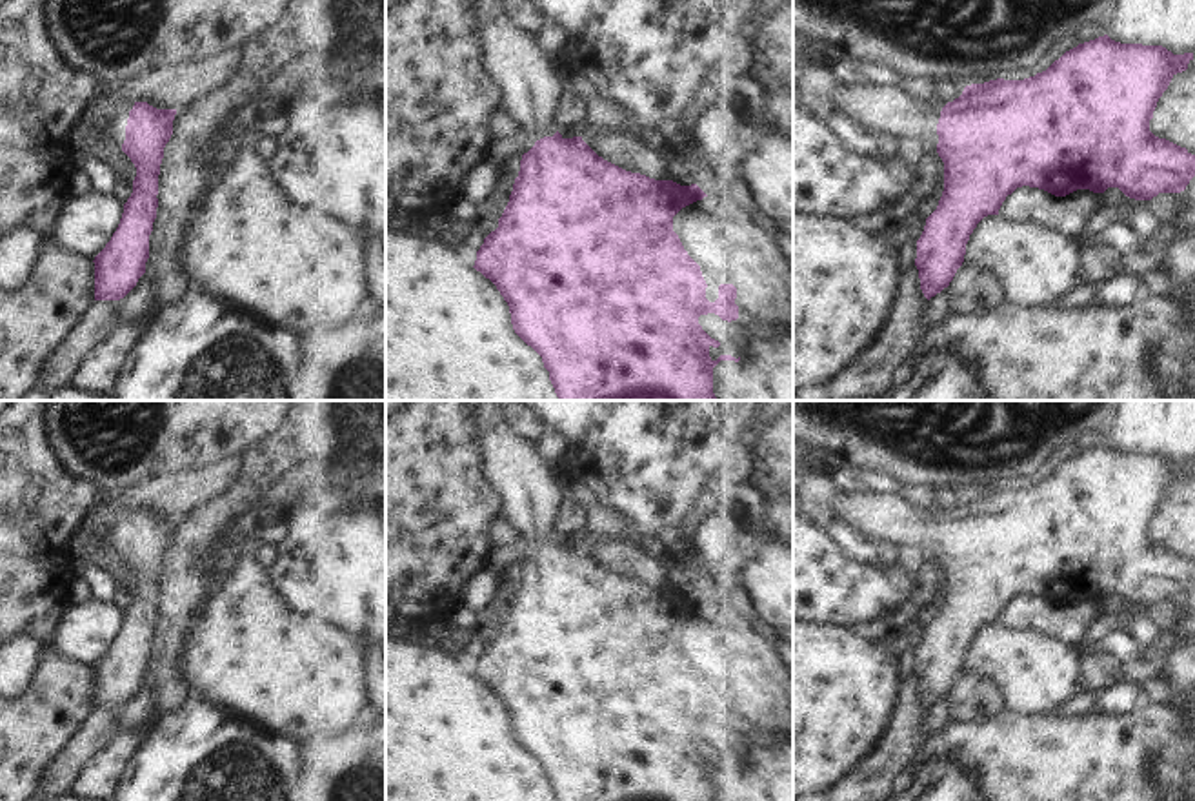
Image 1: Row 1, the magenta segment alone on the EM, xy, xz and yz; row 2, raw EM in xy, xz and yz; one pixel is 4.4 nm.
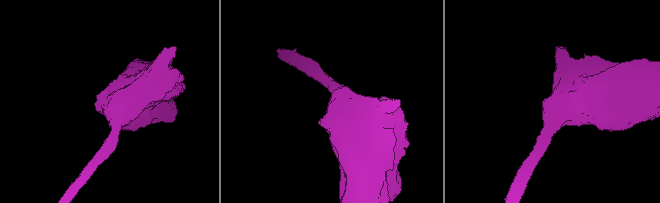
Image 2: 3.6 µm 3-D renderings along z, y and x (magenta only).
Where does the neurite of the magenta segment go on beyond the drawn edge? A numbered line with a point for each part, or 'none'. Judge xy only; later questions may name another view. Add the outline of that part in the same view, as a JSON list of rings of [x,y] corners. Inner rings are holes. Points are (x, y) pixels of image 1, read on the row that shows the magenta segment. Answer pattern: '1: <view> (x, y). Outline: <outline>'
1: xy (117, 126). Outline: [[[129,100],[120,102],[116,107],[116,117],[105,127],[107,135],[116,142],[120,149],[126,140],[126,126],[133,106],[135,102]]]

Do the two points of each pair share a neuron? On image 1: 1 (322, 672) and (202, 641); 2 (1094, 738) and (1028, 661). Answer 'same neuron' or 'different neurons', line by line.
1: same neuron
2: different neurons

